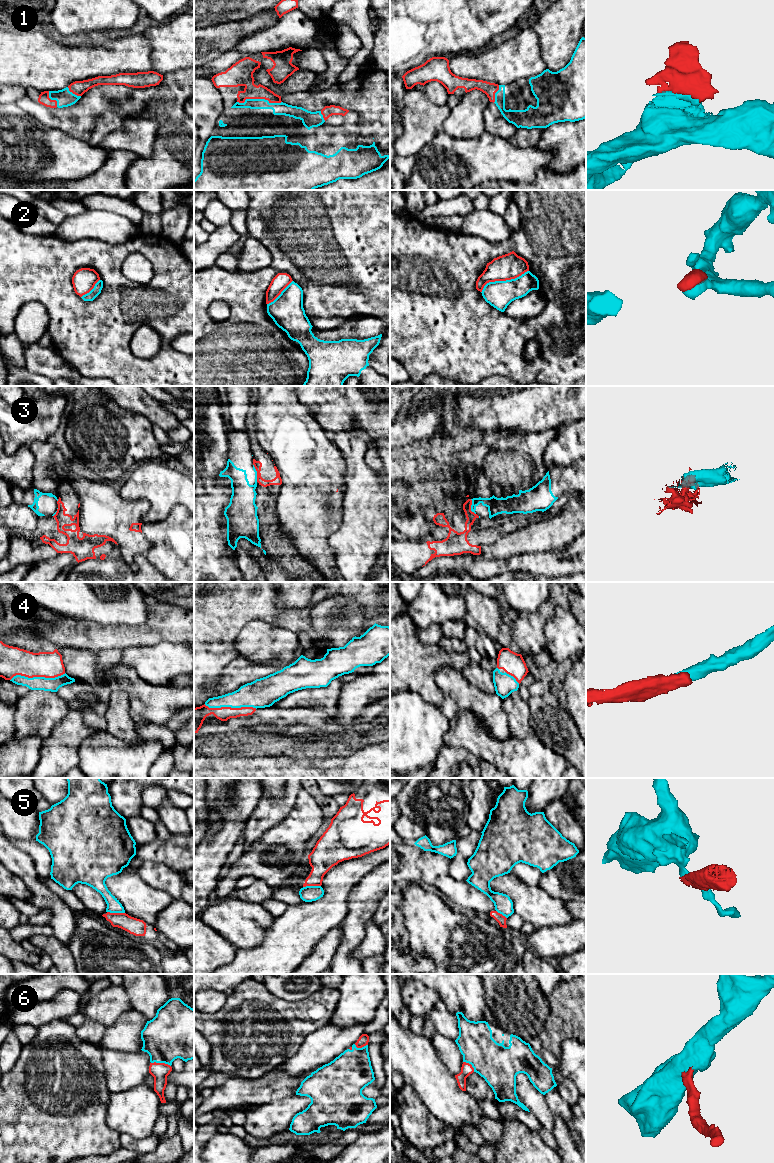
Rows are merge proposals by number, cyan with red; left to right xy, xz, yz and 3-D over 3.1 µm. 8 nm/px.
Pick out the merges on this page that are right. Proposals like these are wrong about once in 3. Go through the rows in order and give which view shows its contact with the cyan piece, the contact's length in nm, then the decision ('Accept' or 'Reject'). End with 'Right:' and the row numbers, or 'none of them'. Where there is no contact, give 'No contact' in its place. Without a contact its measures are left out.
1: Touches cyan in xz. Shared border 360 nm. Accept
2: Touches cyan in yz. Shared border 420 nm. Accept
3: Touches cyan in xz. Shared border 150 nm. Reject
4: Touches cyan in xy. Shared border 460 nm. Accept
5: Touches cyan in xy. Shared border 140 nm. Reject
6: Touches cyan in xy. Shared border 160 nm. Accept
Right: 1, 2, 4, 6

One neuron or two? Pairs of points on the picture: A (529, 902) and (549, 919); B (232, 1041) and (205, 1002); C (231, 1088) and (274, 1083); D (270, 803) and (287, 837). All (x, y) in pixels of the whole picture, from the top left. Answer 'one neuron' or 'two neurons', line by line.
A: one neuron
B: two neurons
C: one neuron
D: two neurons

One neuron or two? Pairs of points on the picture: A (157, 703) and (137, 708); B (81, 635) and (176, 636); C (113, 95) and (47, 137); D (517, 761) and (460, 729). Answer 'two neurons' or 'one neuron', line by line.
A: one neuron
B: one neuron
C: two neurons
D: one neuron

